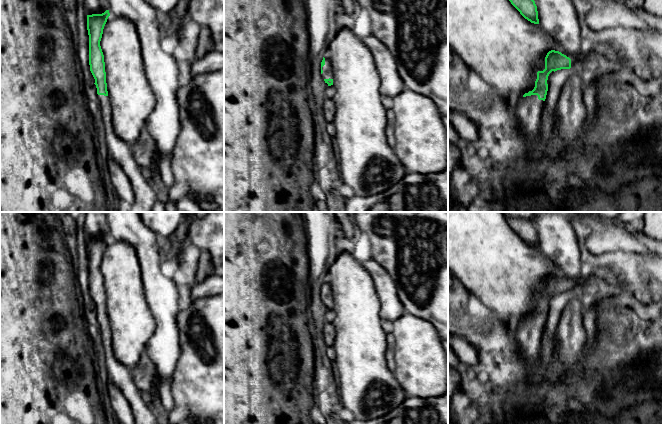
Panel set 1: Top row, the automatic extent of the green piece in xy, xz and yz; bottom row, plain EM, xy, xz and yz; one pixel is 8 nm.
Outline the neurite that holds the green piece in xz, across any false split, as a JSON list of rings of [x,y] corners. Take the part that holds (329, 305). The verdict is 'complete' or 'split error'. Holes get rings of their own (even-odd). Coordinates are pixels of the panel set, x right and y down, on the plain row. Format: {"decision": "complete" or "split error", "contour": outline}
{"decision": "split error", "contour": [[[324,281],[321,286],[321,298],[322,298],[323,304],[325,305],[325,307],[328,308],[328,310],[333,309],[332,290],[330,285]]]}

